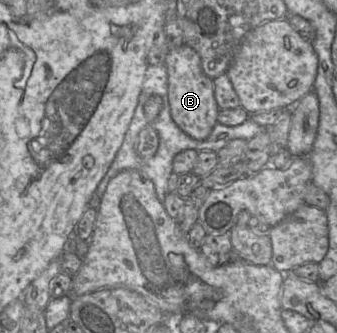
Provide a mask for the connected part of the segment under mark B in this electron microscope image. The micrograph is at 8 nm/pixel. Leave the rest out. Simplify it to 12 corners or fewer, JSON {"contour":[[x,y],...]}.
{"contour":[[183,44],[167,54],[177,126],[205,140],[217,123],[213,80]]}

